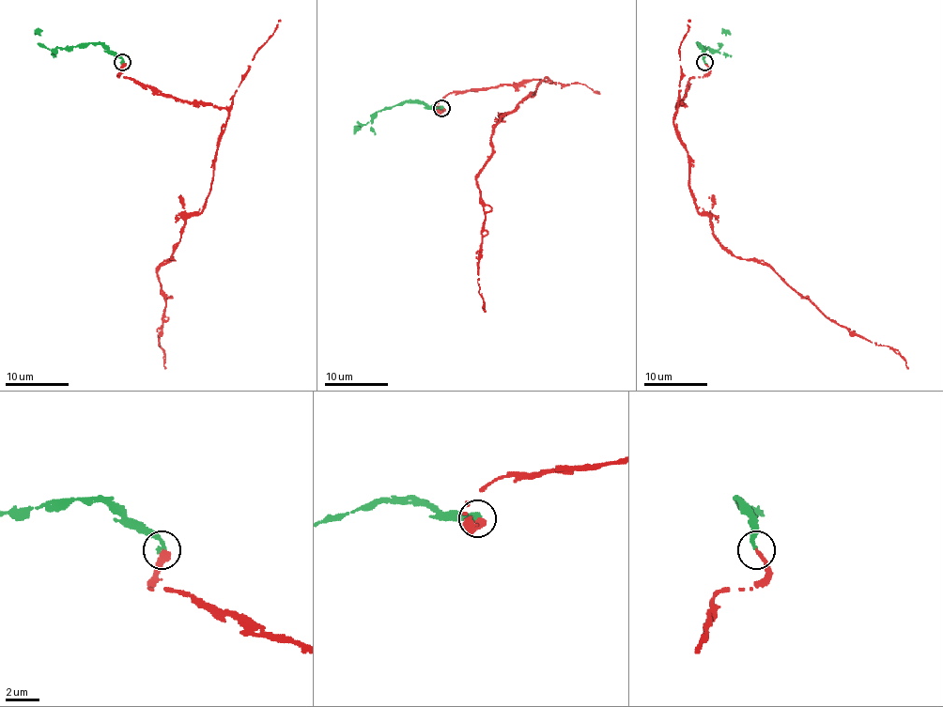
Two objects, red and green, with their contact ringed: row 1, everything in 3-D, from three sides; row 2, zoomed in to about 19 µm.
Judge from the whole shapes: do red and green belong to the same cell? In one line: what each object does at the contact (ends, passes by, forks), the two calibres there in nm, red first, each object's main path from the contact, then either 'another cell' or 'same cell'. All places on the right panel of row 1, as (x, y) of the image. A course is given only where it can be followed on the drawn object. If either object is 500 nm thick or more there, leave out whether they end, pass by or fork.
red ends; green ends; calibres 340 and 200 nm; course red (704, 62), (674, 120), (714, 237), (907, 368); course green (704, 62), (704, 51), (700, 42), (704, 48), (718, 49), (728, 30); same cell

